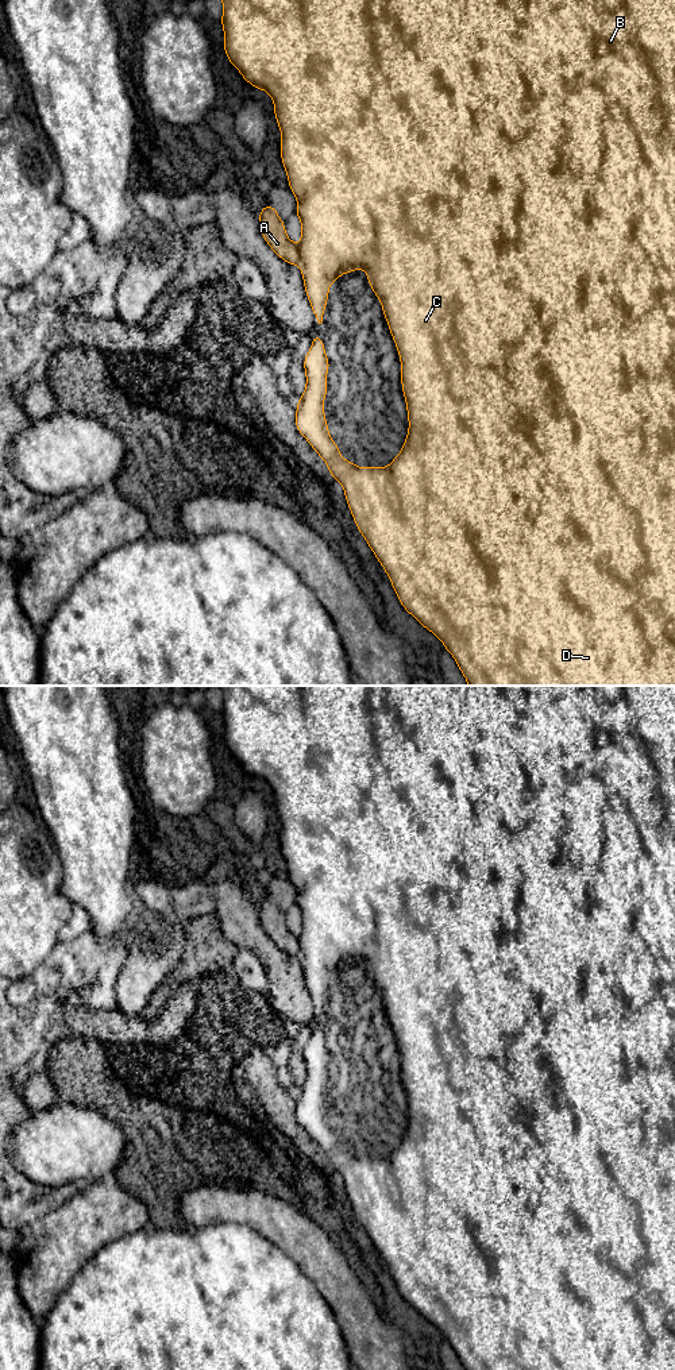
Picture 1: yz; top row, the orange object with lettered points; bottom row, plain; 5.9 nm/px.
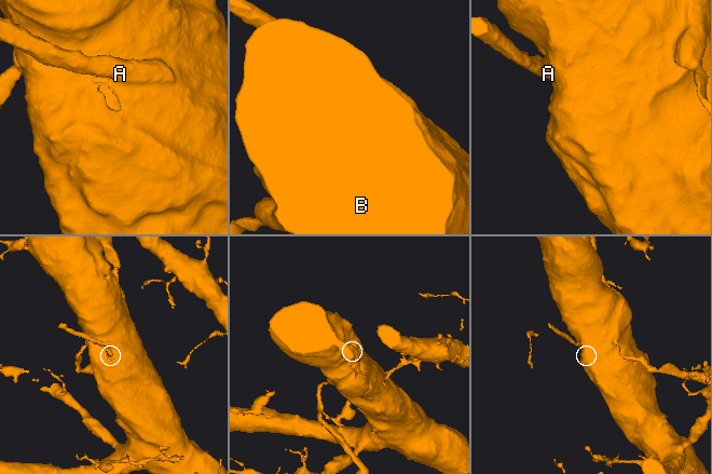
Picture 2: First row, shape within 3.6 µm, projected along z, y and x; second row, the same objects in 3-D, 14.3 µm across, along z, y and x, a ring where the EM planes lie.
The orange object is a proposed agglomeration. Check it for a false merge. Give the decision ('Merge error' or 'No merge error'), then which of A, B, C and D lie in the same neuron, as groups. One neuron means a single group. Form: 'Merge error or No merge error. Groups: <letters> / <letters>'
Merge error. Groups: A / B C D

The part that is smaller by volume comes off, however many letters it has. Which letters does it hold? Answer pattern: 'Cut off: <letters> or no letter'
Cut off: A

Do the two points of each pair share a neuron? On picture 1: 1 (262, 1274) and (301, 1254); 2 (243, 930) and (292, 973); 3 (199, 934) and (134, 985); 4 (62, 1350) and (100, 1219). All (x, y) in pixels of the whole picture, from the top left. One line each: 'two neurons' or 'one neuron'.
1: two neurons
2: one neuron
3: two neurons
4: two neurons

